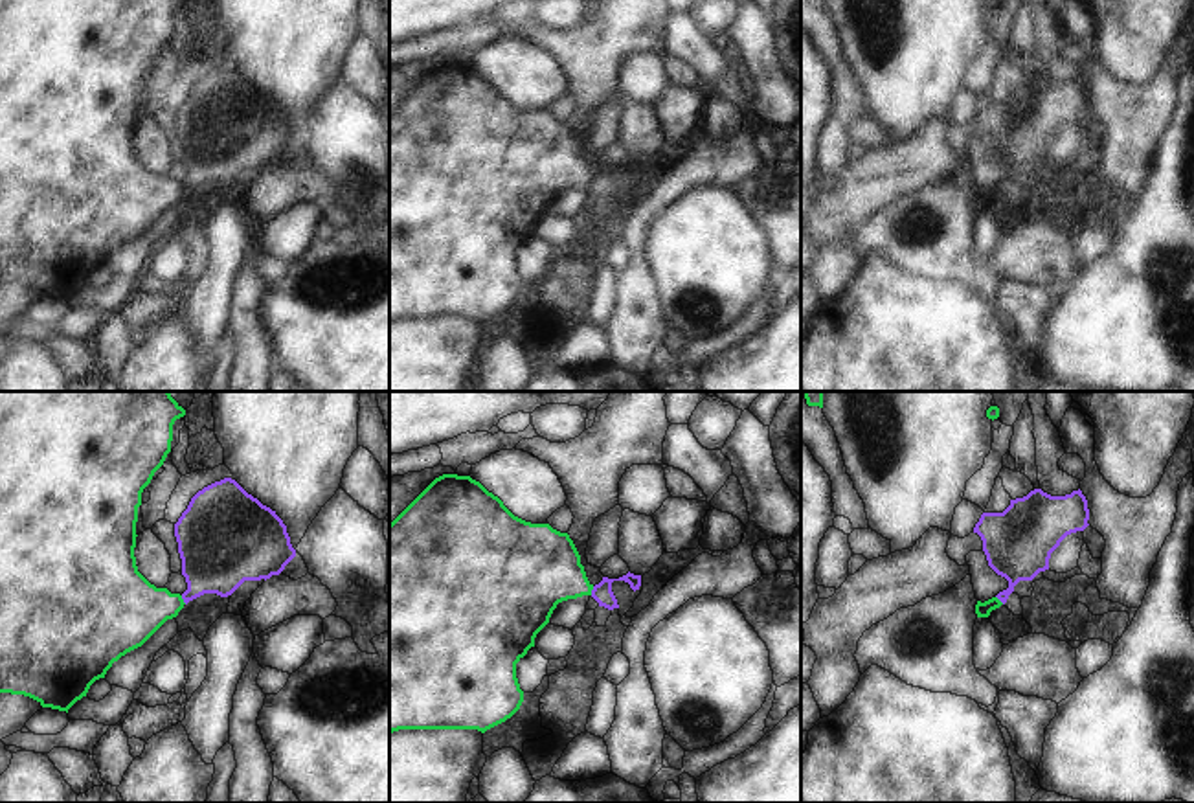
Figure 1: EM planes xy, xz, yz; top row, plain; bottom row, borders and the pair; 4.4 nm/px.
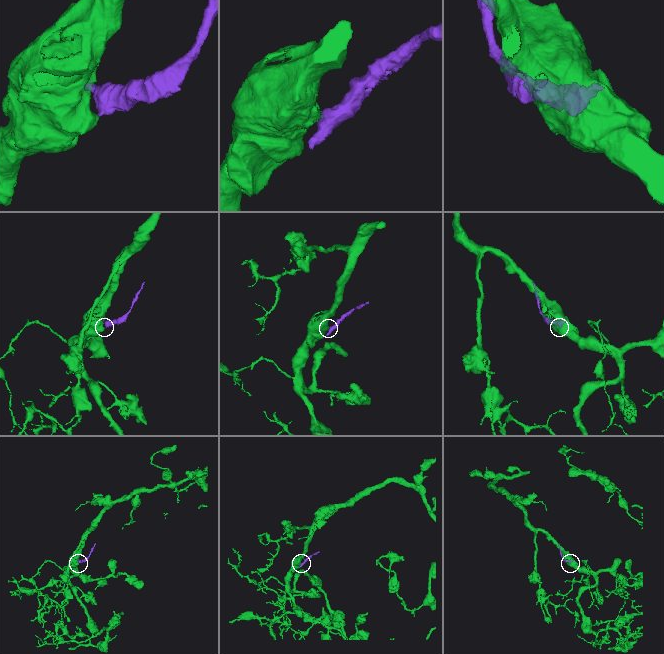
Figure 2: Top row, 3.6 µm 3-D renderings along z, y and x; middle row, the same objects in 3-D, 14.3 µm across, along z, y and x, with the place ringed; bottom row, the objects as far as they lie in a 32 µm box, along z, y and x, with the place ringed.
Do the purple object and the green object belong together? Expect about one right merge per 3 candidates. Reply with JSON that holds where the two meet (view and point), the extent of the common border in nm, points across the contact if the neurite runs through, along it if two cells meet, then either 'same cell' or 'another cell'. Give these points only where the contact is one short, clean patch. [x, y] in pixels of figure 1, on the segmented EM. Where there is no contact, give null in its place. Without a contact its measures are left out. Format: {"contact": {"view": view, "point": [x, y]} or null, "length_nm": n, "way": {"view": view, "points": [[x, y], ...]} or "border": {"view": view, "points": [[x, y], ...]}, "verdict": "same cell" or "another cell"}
{"contact": {"view": "xy", "point": [182, 598]}, "length_nm": 50, "border": {"view": "xy", "points": [[180, 596], [186, 603]]}, "verdict": "another cell"}

